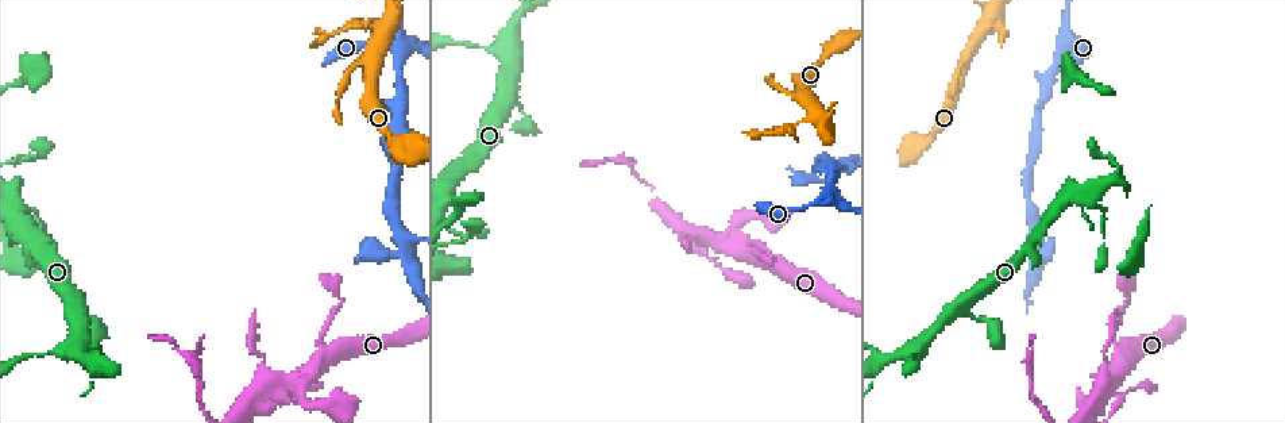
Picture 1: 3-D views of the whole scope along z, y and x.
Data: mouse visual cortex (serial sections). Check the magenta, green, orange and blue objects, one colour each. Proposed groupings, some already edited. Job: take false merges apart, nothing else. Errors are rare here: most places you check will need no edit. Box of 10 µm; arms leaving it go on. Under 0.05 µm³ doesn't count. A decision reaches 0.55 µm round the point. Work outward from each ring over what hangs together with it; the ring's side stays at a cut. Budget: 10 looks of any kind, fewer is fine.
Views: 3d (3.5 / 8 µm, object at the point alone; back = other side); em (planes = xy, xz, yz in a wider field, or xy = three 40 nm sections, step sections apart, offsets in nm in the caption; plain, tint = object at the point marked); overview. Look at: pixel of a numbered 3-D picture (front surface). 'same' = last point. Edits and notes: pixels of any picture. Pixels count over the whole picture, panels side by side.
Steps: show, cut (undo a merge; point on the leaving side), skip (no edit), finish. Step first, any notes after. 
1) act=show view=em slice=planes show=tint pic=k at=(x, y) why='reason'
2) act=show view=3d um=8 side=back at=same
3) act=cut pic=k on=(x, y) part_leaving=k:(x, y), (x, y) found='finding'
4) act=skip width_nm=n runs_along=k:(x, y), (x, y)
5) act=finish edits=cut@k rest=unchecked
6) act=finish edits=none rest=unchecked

act=show view=3d um=3.5 pic=1 at=(815, 111) why='abrupt turn'

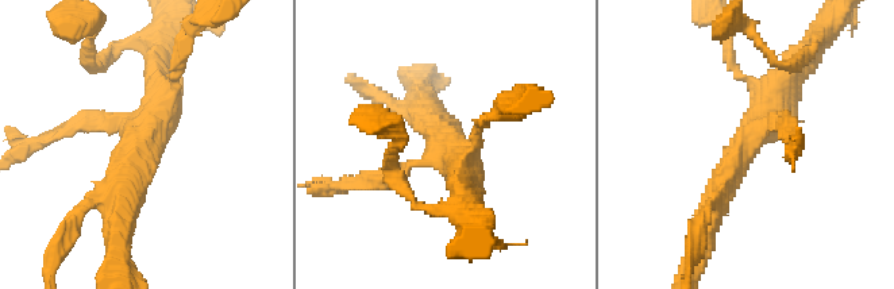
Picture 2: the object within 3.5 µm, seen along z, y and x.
act=skip runs_along=2:(706, 219), (738, 153), (797, 70) found='all the same cell'

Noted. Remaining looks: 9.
act=show view=3d um=3.5 side=back pic=1 at=(1067, 39) why='four arms meet'

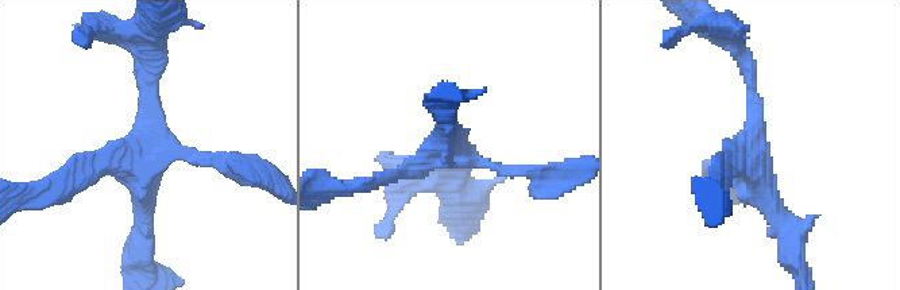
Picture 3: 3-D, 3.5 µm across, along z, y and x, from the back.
act=show view=em slice=xy step=2 show=tint pic=3 at=(749, 148) arms=4 arm_widths_nm=150,150,200,250 why='now the EM'

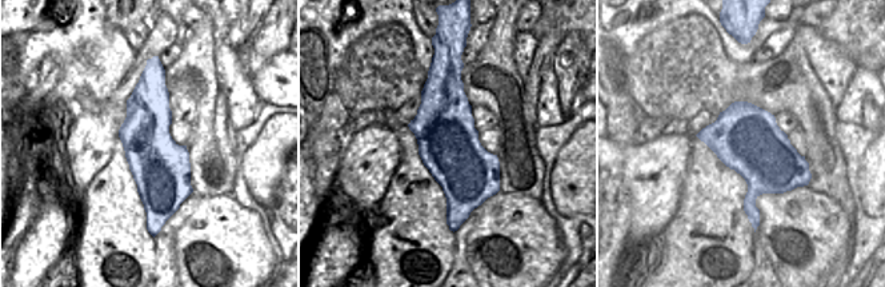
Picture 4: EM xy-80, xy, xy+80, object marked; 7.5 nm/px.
act=skip runs_along=3:(238, 162), (155, 150), (142, 228) found='all the same cell'

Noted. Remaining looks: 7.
act=show view=3d um=3.5 pic=1 at=(391, 253) why='calibre changes'

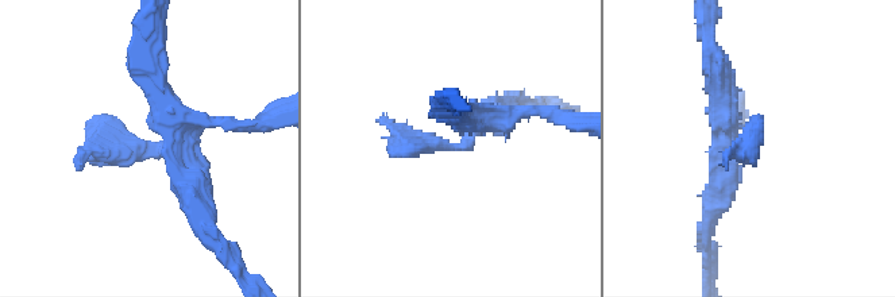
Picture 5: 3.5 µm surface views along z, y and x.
act=show view=em slice=xy step=1 show=tint pic=5 at=(453, 144)

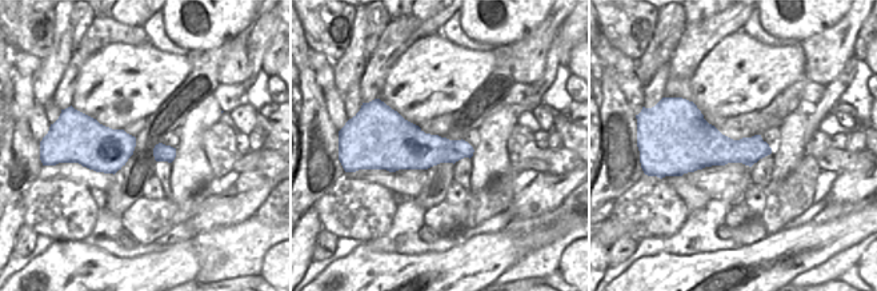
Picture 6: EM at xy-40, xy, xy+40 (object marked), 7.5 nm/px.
act=skip width_nm=340 runs_along=5:(462, 118), (462, 145), (392, 155) found='continuous, no second cell'

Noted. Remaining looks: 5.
act=show view=3d um=8 side=back pic=1 at=(738, 247) why='three arms meet'

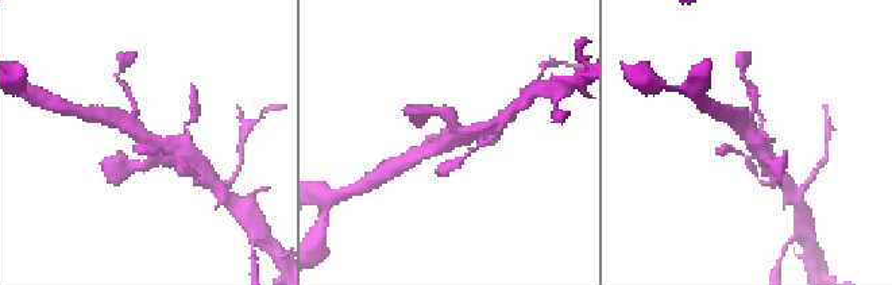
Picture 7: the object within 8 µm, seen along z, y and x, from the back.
act=show view=em slice=xy step=1 show=tint at=same why='now the EM'

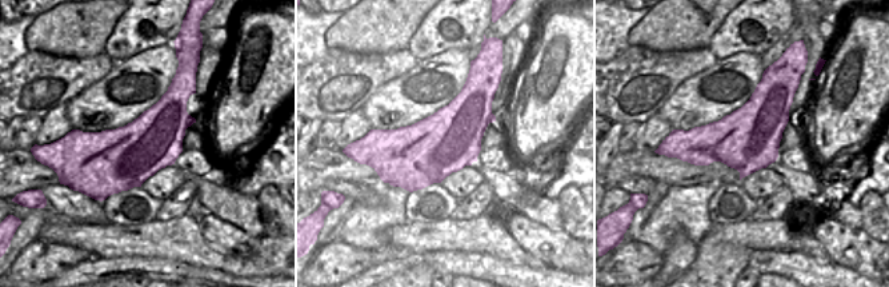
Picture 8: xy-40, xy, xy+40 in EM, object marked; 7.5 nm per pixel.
act=skip found='continuous, no second cell'

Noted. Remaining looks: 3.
act=finish edits=none rest=unchecked

